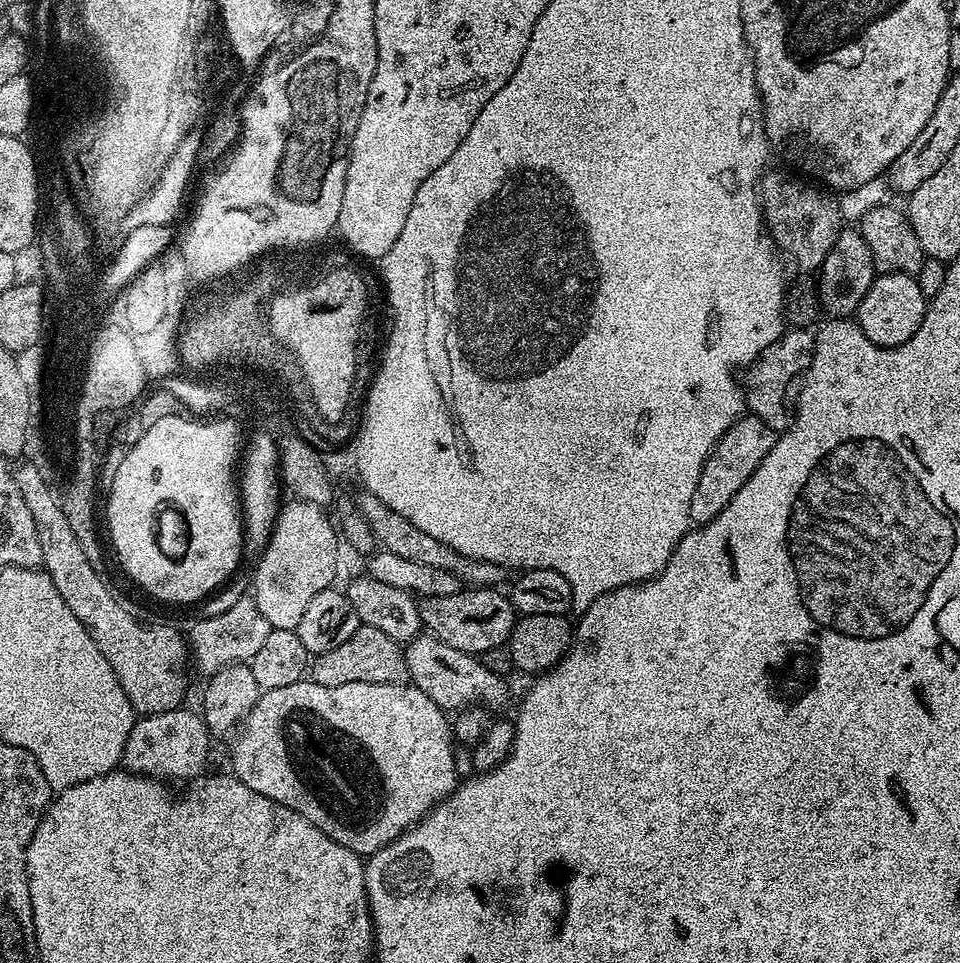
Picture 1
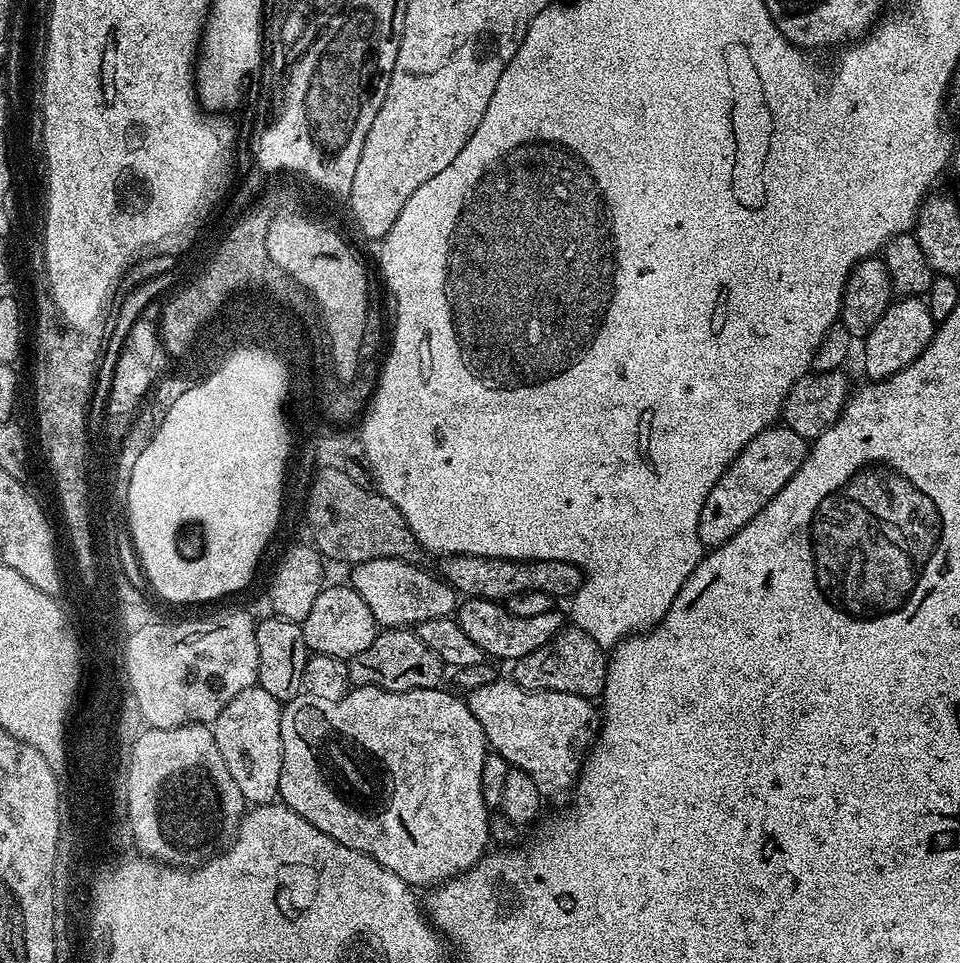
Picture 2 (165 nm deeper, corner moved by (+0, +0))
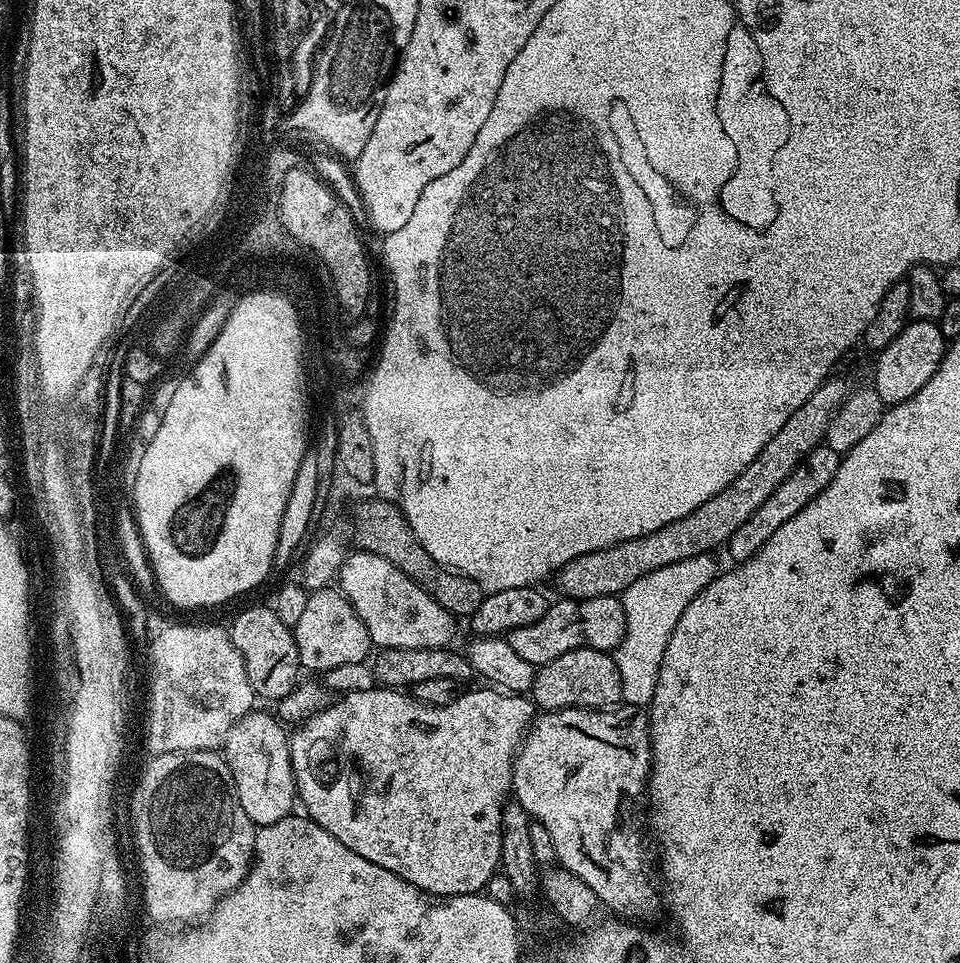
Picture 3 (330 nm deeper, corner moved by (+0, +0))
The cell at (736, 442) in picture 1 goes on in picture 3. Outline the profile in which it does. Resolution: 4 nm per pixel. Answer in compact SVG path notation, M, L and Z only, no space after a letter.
M827 446L815 448L804 459L803 464L799 464L770 494L770 498L766 498L766 502L758 511L729 538L726 552L733 556L733 561L749 560L768 541L770 534L774 534L774 530L778 530L778 526L782 526L782 522L788 522L798 510L802 510L802 506L810 503L819 492L824 490L834 478L841 459L841 453L835 452L833 448Z

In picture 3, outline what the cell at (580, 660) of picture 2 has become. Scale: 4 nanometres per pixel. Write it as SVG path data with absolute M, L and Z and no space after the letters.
M588 647L567 651L537 669L530 698L541 711L571 707L606 710L615 707L621 701L621 674L616 659L609 652Z

